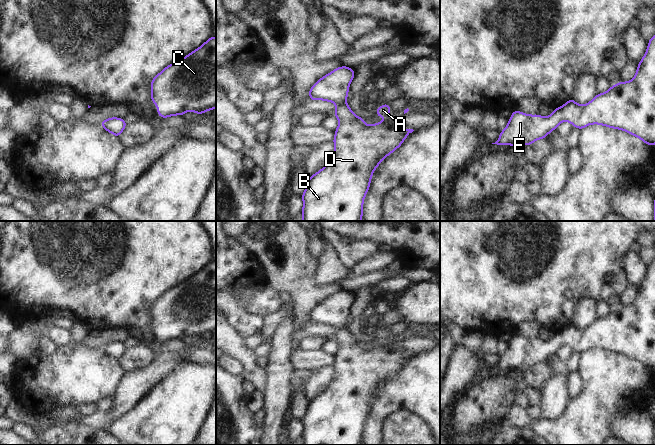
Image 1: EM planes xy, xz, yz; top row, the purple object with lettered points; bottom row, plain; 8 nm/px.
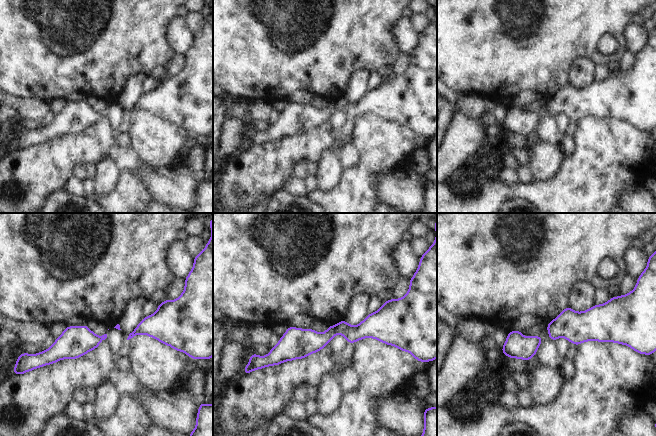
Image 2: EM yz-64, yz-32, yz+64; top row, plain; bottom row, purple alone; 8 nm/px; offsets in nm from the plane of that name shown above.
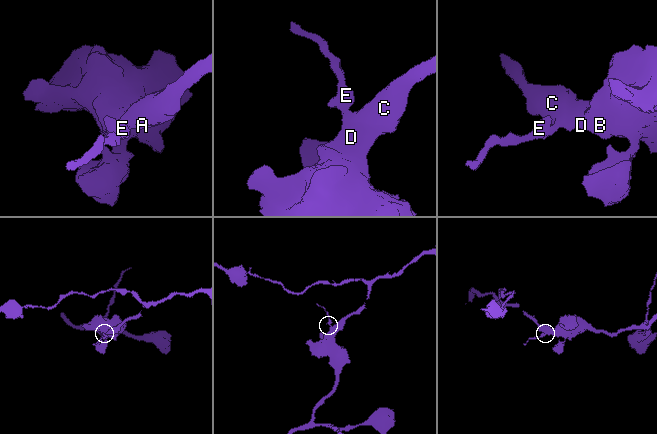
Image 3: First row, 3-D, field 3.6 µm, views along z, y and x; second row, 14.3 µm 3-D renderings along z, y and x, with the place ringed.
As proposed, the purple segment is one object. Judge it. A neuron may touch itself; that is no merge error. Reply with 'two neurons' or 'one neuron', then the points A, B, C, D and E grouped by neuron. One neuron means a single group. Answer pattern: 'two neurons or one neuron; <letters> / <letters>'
one neuron; A B C D E

